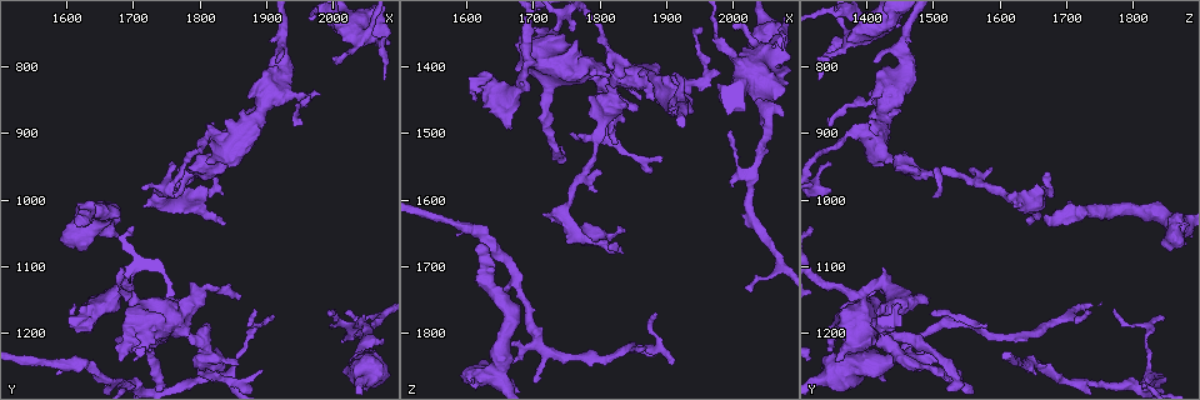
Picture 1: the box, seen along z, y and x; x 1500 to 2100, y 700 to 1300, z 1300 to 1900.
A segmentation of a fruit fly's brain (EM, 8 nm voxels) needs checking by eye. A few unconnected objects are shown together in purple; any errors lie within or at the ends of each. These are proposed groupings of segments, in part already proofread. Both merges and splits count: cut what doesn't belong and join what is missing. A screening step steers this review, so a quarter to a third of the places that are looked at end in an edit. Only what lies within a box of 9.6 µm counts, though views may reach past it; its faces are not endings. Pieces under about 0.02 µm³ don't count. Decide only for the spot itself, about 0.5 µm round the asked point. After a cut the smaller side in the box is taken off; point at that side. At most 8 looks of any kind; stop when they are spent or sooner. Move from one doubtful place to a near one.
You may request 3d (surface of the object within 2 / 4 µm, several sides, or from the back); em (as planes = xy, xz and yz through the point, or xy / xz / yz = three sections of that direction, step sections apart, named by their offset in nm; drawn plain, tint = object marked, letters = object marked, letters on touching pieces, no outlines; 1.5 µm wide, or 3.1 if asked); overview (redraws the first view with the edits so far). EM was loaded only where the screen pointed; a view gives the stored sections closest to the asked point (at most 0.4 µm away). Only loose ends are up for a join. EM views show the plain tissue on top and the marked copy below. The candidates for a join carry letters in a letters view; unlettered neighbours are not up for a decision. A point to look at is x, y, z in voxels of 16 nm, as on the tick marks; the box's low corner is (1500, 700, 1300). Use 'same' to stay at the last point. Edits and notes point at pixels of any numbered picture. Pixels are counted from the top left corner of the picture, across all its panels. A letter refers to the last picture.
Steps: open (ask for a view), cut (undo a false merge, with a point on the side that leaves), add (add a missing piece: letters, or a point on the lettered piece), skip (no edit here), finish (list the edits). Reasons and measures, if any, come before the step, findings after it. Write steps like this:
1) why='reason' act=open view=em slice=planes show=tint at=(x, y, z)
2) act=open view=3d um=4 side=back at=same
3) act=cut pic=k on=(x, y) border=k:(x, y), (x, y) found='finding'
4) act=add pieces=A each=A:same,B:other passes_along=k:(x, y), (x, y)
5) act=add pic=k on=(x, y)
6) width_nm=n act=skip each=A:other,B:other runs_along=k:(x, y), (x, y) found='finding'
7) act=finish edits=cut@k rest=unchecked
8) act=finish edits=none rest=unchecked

act=open view=em slice=xy step=8 show=letters at=(1860, 1245, 1455)

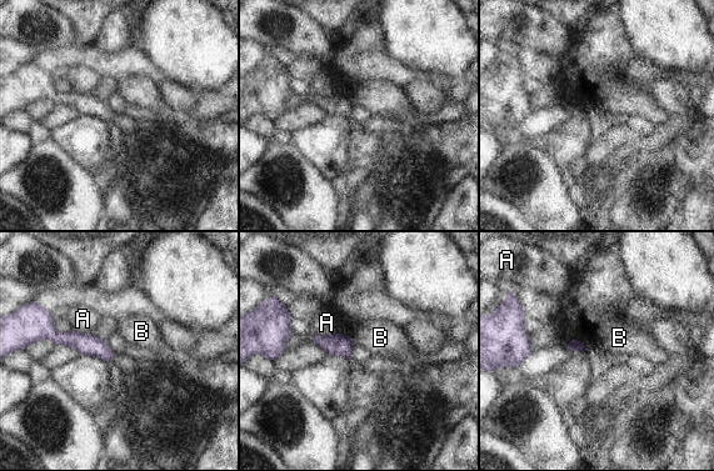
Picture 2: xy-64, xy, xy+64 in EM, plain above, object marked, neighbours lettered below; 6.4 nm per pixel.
act=skip each=A:other,B:other border=2:(338, 330), (330, 335), (315, 334) found='none of them fits'

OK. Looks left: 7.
why='small branch off a trunk' act=open view=em um=3.1 slice=planes show=letters at=(1695, 1140, 1385)

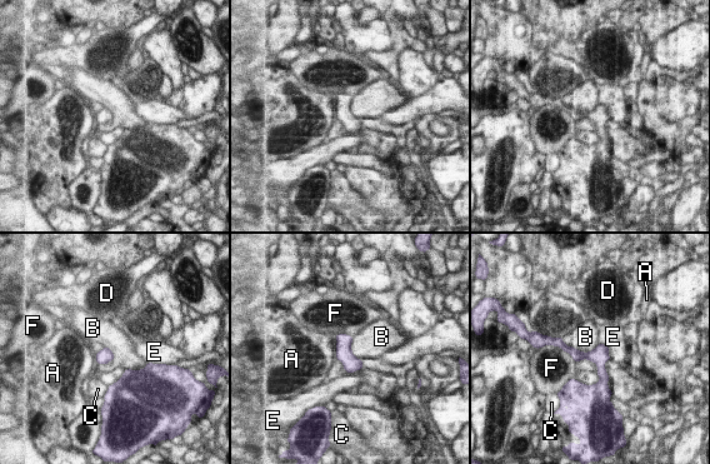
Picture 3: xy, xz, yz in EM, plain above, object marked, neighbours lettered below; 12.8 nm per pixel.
act=skip each=A:other,B:other,C:other,D:other,E:other,F:other border=3:(561, 338), (583, 352), (599, 344) found='all the same neuron'

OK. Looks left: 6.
why='branch stops here' act=open view=em slice=planes show=tint at=(1620, 1040, 1675)

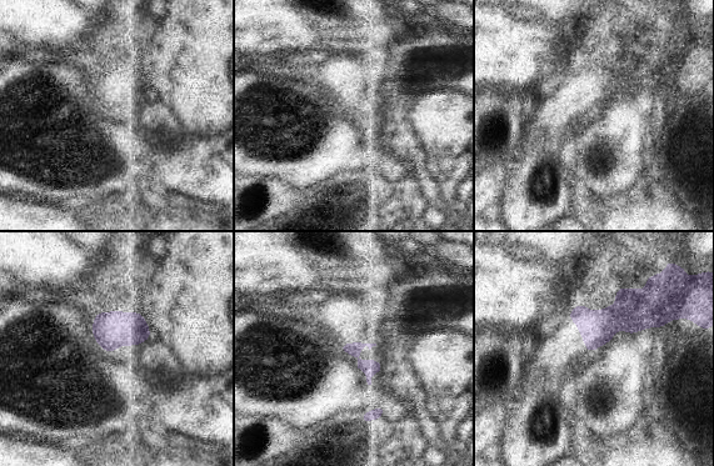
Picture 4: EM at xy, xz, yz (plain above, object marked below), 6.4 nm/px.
why='what lies round it' act=open view=em slice=planes show=letters at=same

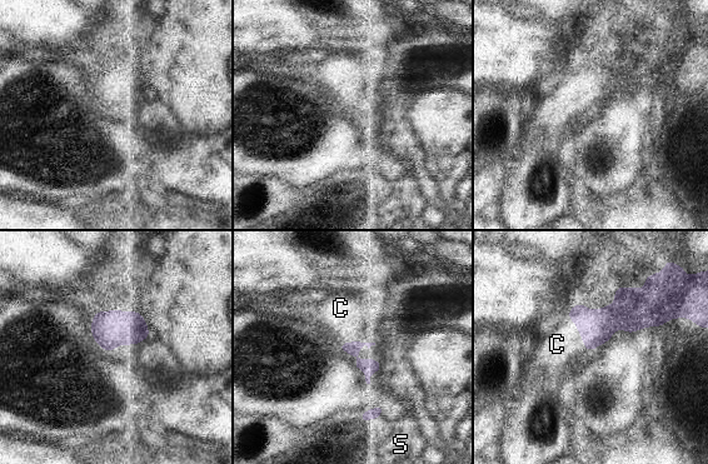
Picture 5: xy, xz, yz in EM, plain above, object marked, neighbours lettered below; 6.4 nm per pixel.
act=add pieces=C each=C:same,S:other passes_along=5:(596, 327), (579, 332), (557, 344) found='it goes on there'

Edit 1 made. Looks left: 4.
why='branch stops here' act=open view=3d um=2 at=(1910, 1175, 1845)

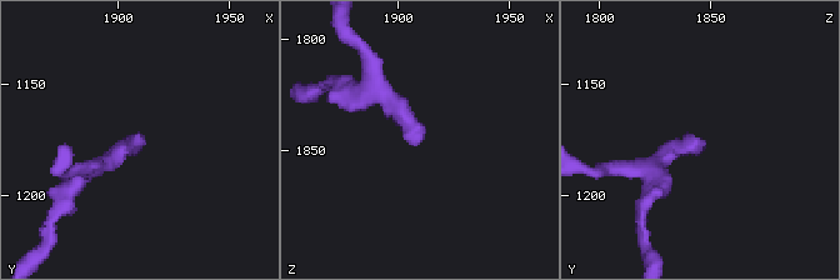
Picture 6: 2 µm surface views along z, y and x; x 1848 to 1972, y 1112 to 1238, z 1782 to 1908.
act=open view=em slice=planes show=letters at=(1909, 1176, 1847)

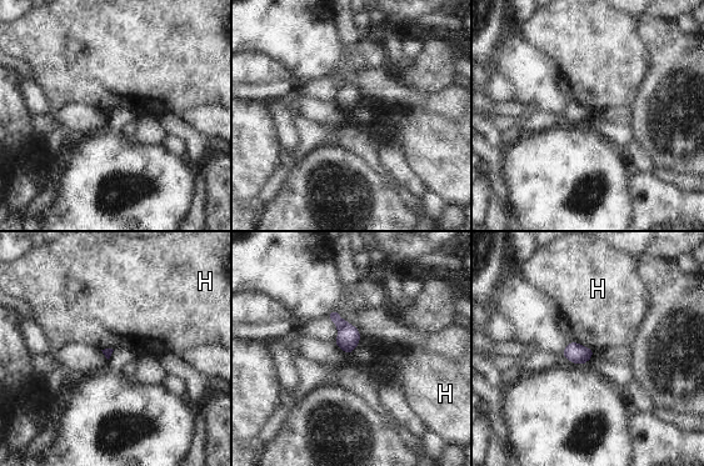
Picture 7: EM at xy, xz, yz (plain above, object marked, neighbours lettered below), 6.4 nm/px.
act=skip each=H:other border=7:(575, 340), (594, 350) found='no lettered piece goes on from it'

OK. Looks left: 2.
act=finish edits=add@5 rest=unchecked

